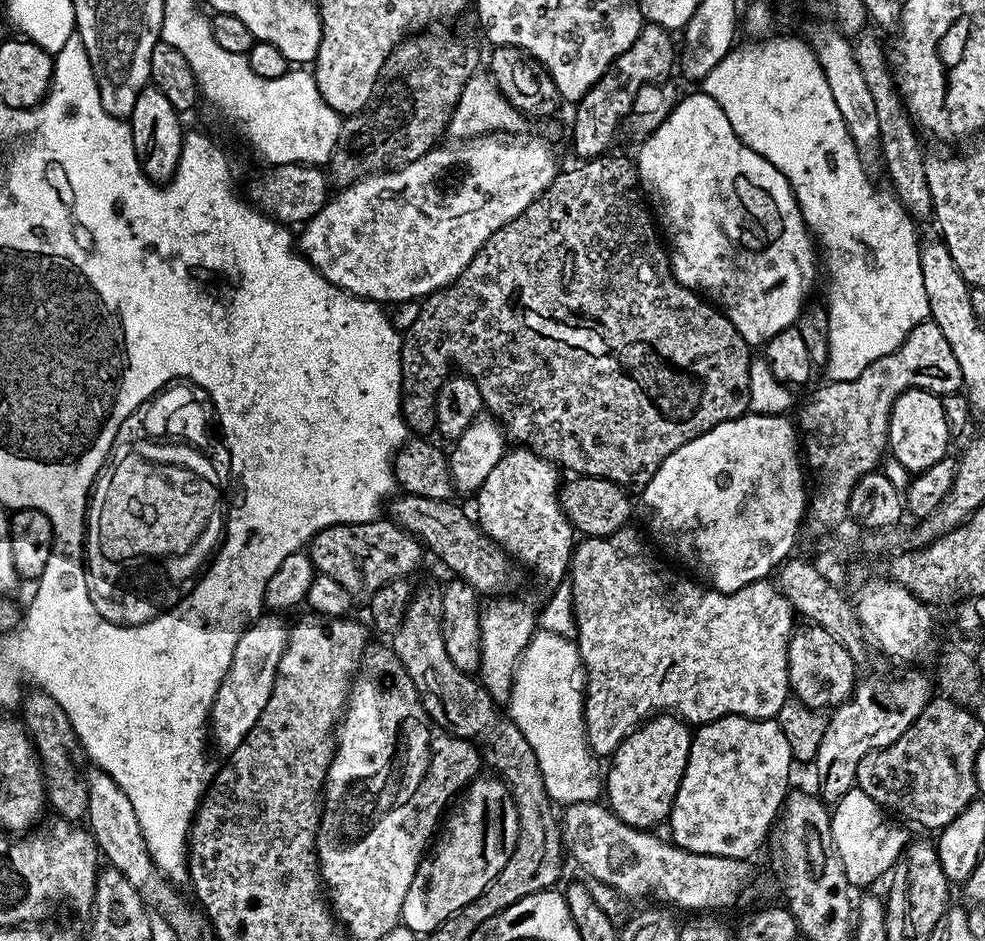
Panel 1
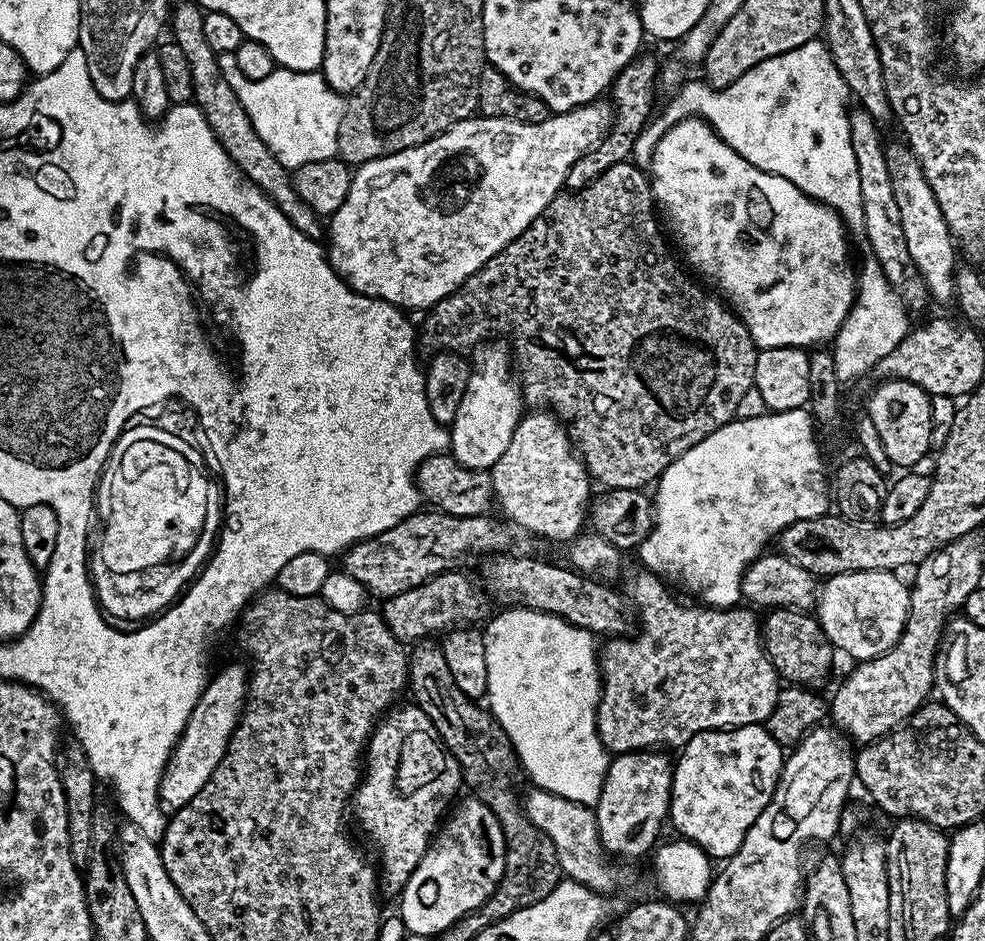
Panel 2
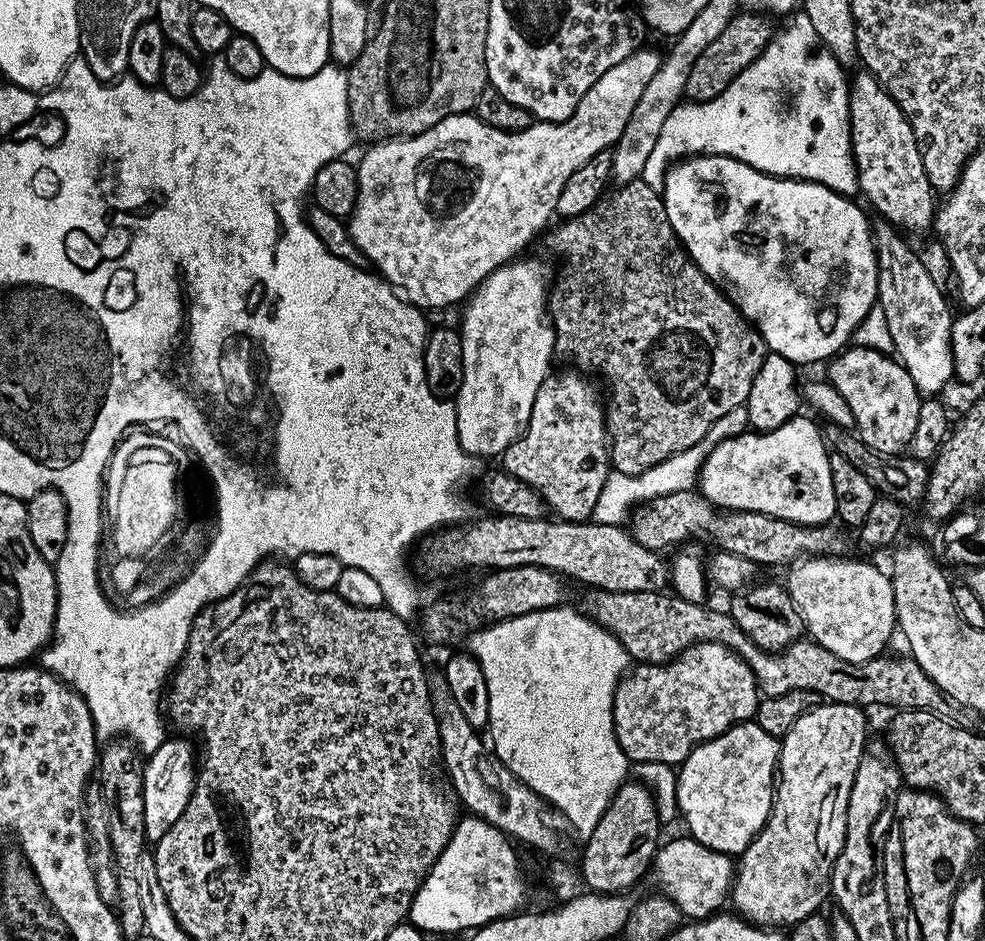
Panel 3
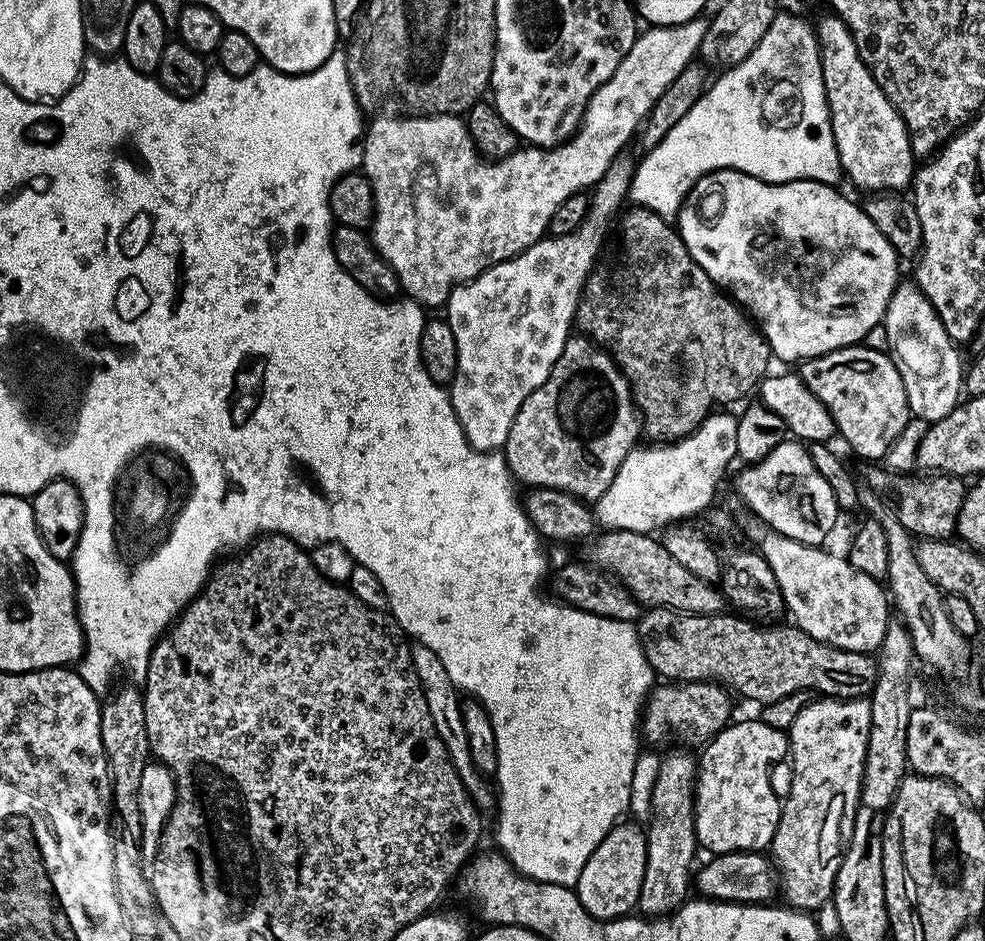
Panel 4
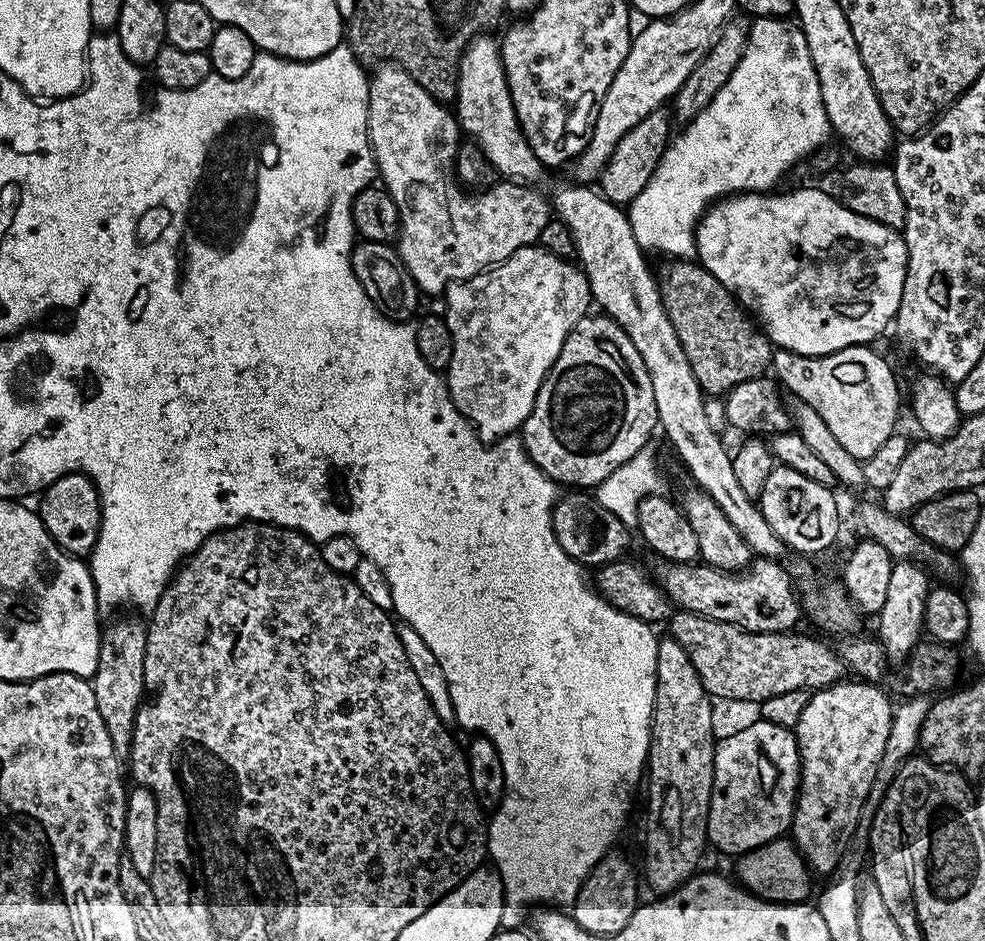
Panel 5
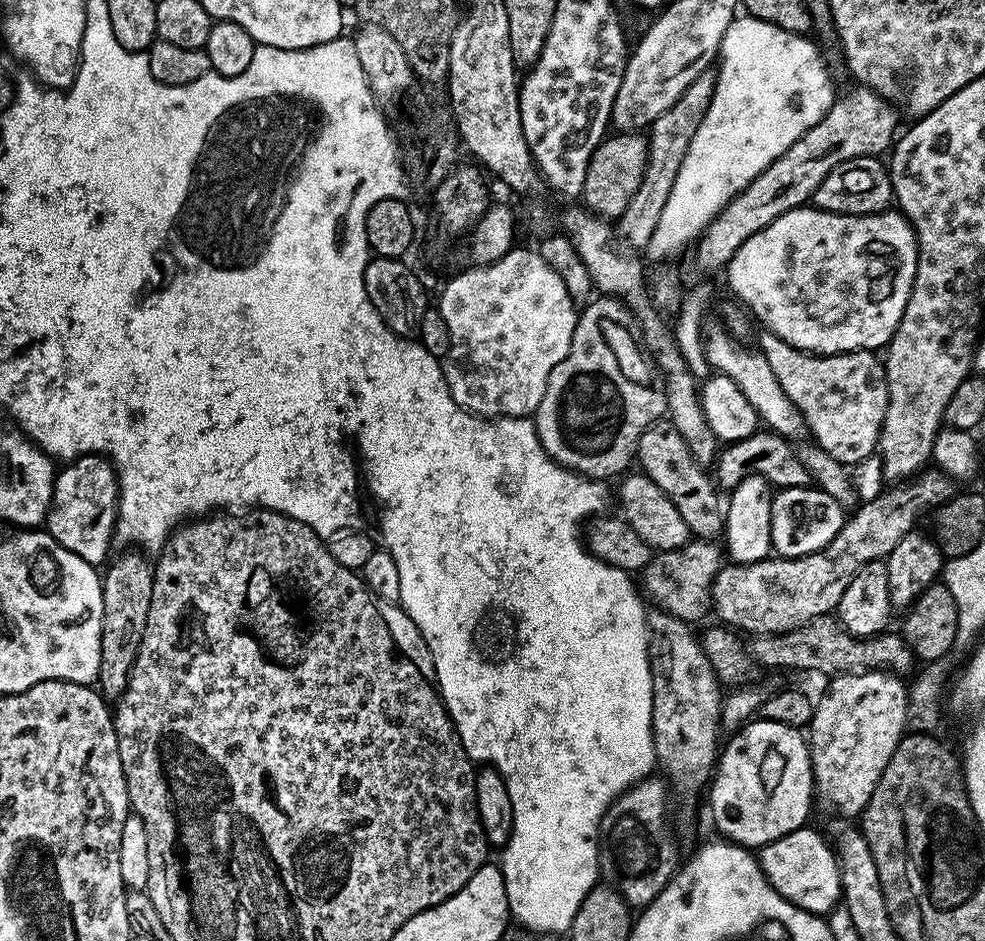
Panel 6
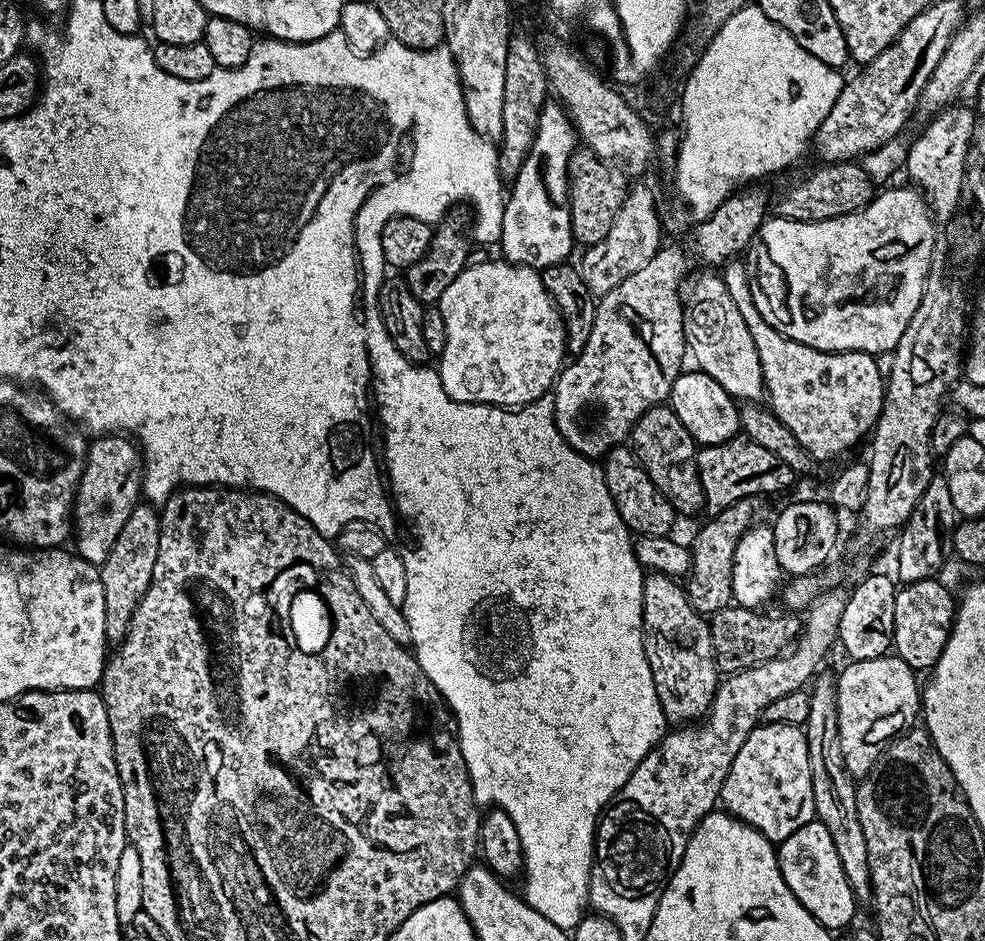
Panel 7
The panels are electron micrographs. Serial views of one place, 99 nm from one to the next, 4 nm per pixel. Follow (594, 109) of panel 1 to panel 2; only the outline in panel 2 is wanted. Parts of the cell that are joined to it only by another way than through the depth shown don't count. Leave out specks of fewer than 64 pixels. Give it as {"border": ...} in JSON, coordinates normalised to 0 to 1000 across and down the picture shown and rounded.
{"border":[[[647,57],[625,80],[625,86],[621,88],[619,95],[619,102],[622,102],[620,105],[623,107],[620,137],[614,139],[612,149],[600,162],[587,168],[587,172],[583,172],[583,176],[579,176],[579,185],[575,185],[575,193],[573,194],[574,201],[593,200],[603,189],[607,189],[607,185],[615,185],[615,181],[619,181],[619,176],[635,173],[647,160],[646,148],[649,147],[650,140],[652,145],[664,119],[662,105],[666,102],[666,94],[668,95],[668,86],[672,75],[671,65],[668,66],[664,61],[654,58]]]}

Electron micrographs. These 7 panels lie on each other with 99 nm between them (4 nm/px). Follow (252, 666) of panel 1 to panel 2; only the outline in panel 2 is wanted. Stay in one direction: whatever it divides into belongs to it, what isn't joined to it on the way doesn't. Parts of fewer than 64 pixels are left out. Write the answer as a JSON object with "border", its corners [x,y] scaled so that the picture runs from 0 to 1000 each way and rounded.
{"border":[[[231,706],[223,715],[216,717],[207,728],[207,735],[201,742],[189,772],[173,801],[171,812],[162,828],[162,852],[168,860],[178,861],[189,857],[209,831],[213,823],[225,810],[231,796],[231,785],[244,769],[244,760],[248,758],[248,746],[252,742],[254,714],[244,706]]]}

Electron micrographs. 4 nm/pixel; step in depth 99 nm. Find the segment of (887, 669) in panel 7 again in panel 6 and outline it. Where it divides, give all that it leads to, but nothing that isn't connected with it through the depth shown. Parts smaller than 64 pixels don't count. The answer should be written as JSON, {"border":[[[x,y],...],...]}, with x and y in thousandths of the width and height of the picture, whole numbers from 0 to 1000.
{"border":[[[902,712],[865,714],[848,719],[842,726],[845,728],[841,736],[827,745],[822,777],[818,782],[824,801],[826,842],[843,858],[850,859],[854,868],[869,869],[876,864],[877,858],[883,852],[883,844],[887,844],[887,835],[891,835],[895,818],[899,818],[899,810],[904,810],[908,797],[920,781],[923,773],[922,731],[917,725],[913,717]]]}

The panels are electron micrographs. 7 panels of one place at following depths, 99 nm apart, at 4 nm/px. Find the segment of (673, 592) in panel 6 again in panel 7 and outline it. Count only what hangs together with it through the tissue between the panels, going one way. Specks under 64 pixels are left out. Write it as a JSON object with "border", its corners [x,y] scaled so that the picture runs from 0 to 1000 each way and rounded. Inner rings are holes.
{"border":[[[760,529],[750,531],[726,545],[707,565],[701,577],[703,601],[696,612],[696,628],[705,648],[712,652],[724,652],[744,641],[743,637],[743,601],[745,599],[745,580],[749,572],[762,561],[765,556],[763,547],[768,544],[769,532]],[[698,616],[698,621],[697,621]]]}

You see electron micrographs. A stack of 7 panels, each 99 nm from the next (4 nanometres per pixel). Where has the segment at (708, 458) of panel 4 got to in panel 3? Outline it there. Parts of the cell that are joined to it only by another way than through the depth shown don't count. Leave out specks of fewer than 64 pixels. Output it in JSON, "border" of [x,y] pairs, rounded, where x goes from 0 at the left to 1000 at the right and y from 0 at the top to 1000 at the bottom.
{"border":[[[750,429],[745,431],[745,436],[733,440],[733,444],[729,444],[729,448],[725,448],[725,453],[721,453],[721,457],[717,457],[717,463],[713,465],[713,469],[706,471],[699,478],[682,484],[675,491],[668,492],[650,505],[640,506],[631,504],[625,498],[618,501],[615,512],[612,513],[611,522],[607,527],[607,532],[604,535],[600,552],[611,558],[630,558],[639,549],[645,538],[661,533],[678,525],[702,522],[708,515],[712,495],[715,494],[721,481],[735,468],[753,463],[760,458],[760,455],[759,430]]]}

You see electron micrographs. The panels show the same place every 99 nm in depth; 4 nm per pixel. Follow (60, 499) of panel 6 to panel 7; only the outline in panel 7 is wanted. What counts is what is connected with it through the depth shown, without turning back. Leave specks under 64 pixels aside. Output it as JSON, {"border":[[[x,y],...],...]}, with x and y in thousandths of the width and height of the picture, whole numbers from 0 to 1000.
{"border":[[[102,461],[97,469],[89,472],[89,482],[85,487],[85,498],[81,504],[81,511],[77,516],[77,530],[73,538],[73,552],[75,554],[75,574],[77,570],[76,590],[82,591],[87,597],[98,601],[112,593],[112,584],[116,581],[124,558],[128,550],[137,542],[144,527],[144,511],[146,509],[146,490],[137,468],[126,461]]]}

